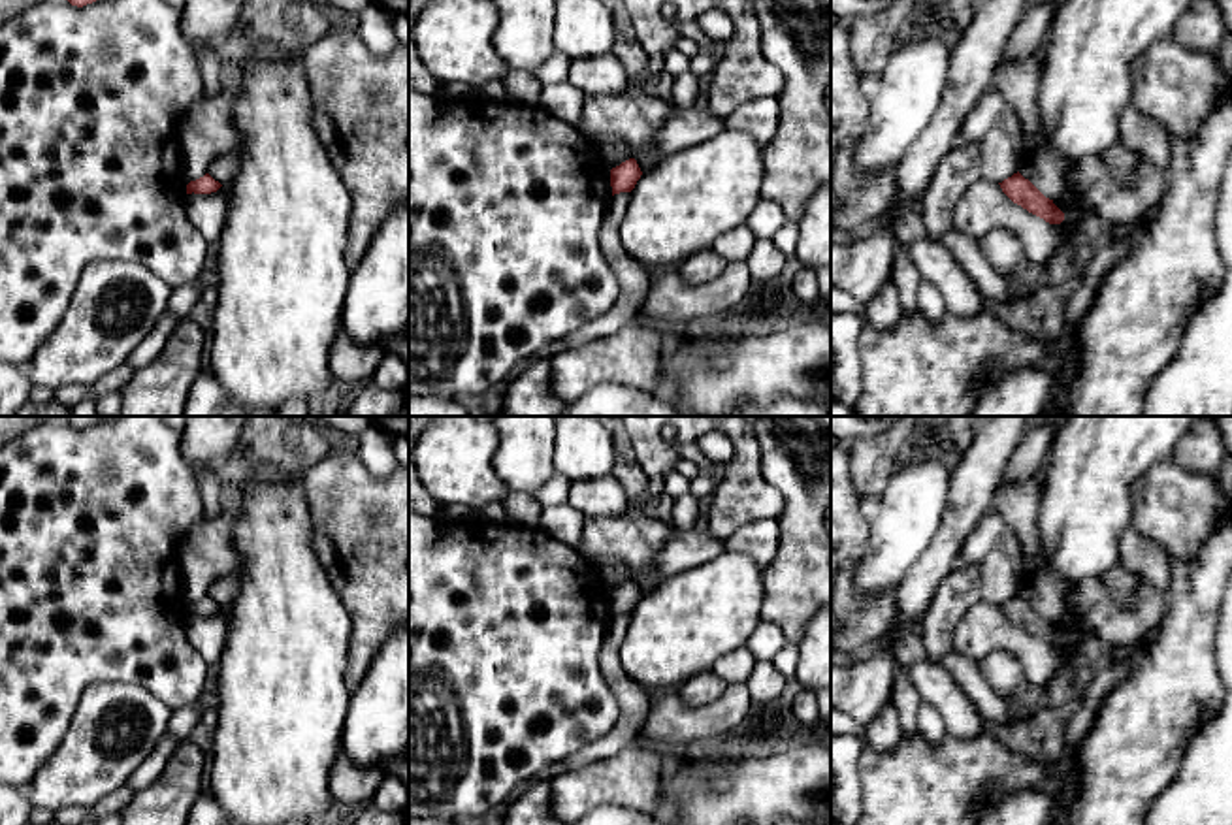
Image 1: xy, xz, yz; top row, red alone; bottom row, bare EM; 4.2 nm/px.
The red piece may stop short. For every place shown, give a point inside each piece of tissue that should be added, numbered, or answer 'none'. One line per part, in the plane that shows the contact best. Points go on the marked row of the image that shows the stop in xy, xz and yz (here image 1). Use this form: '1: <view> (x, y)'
none

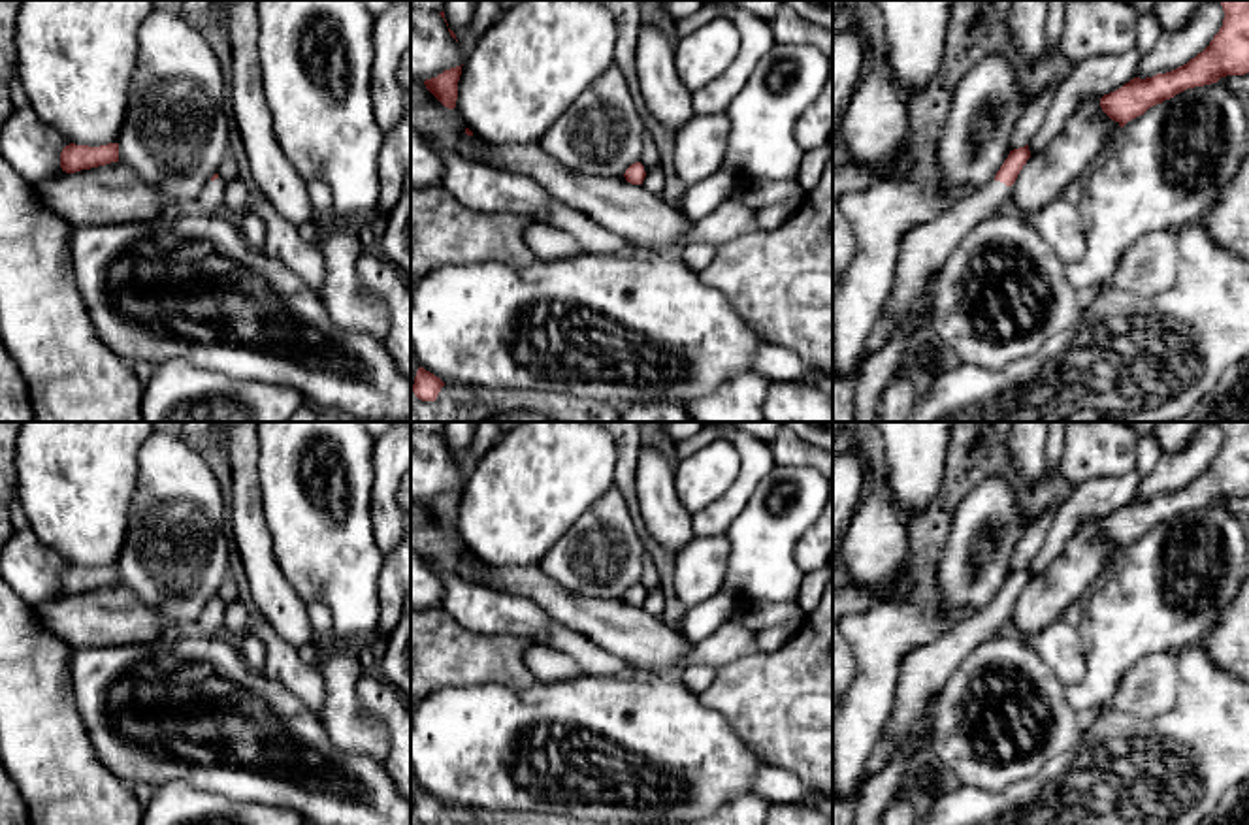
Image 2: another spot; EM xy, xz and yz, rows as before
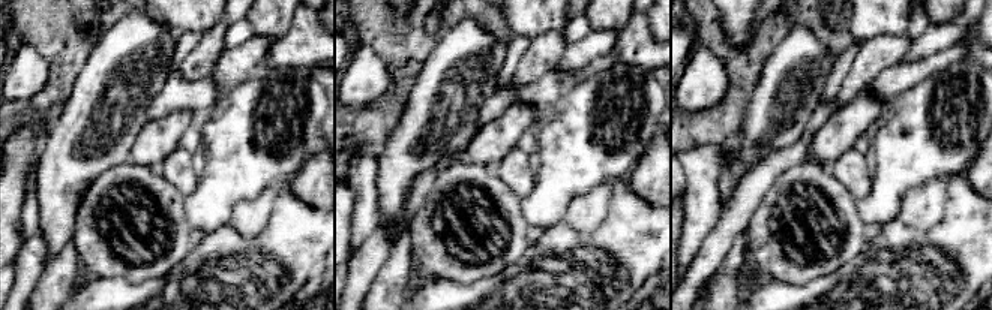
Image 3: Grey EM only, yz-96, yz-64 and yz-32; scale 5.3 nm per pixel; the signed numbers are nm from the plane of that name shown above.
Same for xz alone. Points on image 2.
none

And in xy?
1: xy (211, 198)

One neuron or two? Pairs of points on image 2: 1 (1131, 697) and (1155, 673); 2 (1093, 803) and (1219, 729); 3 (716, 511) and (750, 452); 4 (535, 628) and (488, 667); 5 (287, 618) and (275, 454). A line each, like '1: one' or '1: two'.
1: one
2: one
3: one
4: two
5: two

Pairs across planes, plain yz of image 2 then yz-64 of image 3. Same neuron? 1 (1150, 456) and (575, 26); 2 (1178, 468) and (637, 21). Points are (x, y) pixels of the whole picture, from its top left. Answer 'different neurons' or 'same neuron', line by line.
1: same neuron
2: different neurons

